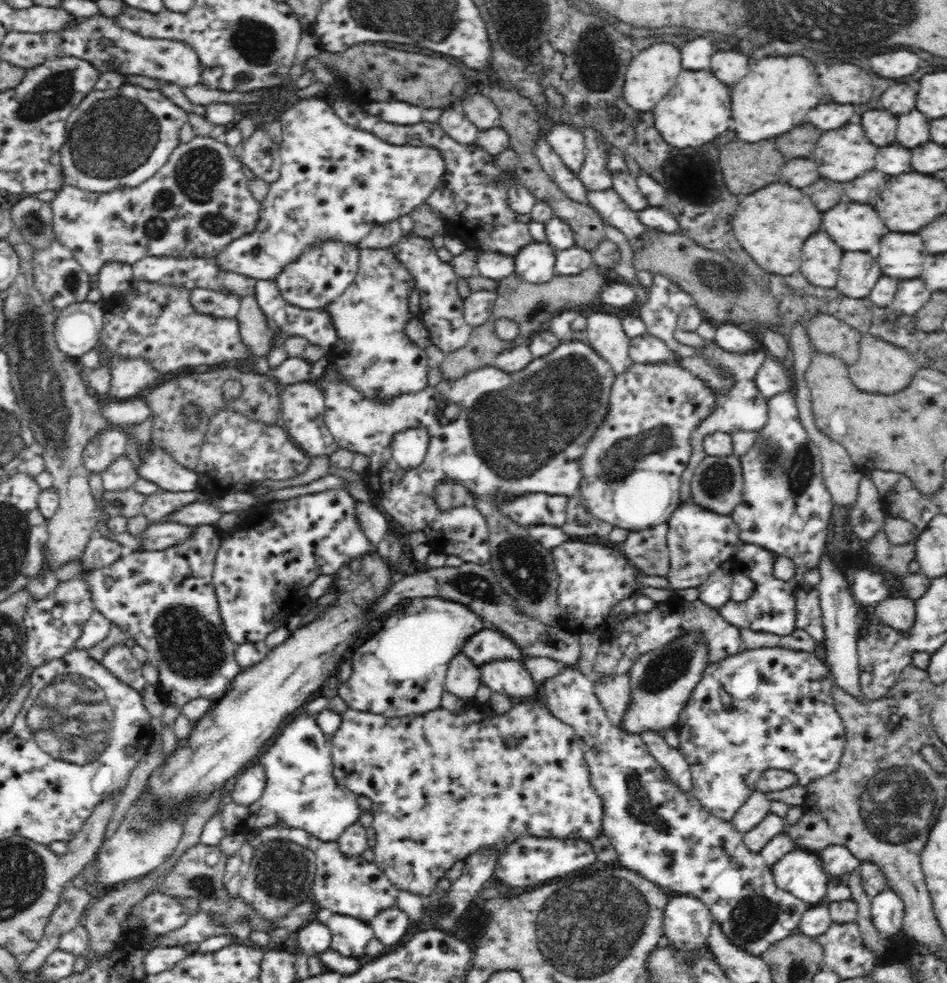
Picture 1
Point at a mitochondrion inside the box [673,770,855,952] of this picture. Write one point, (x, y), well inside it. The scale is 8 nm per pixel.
(753, 918)

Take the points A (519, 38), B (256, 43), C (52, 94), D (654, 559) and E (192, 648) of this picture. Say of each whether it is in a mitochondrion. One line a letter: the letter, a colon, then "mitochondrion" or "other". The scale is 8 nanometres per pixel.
A: other
B: mitochondrion
C: mitochondrion
D: mitochondrion
E: mitochondrion

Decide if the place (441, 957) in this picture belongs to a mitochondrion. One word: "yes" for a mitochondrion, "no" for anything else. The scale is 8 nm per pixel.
no

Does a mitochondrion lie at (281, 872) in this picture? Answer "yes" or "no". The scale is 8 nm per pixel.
yes

